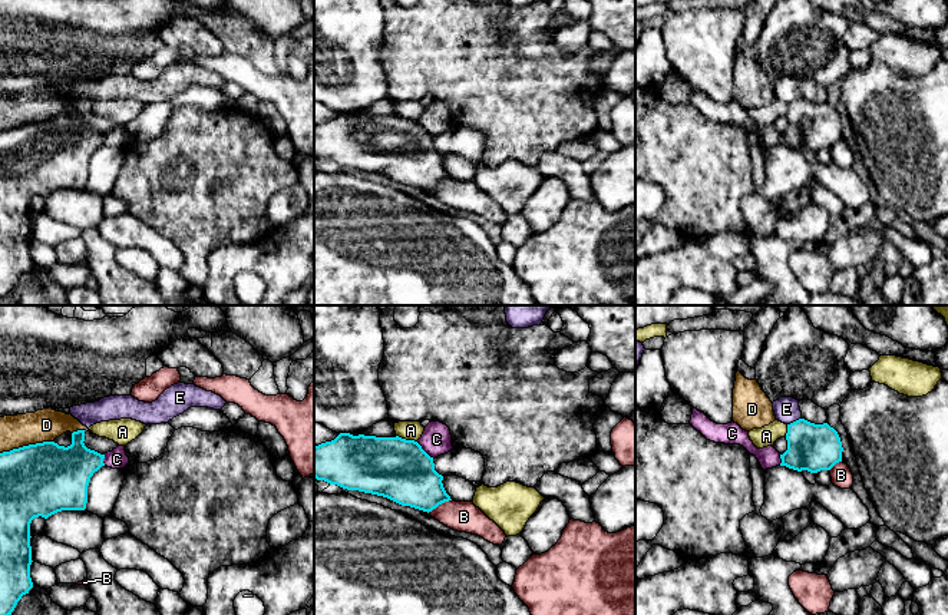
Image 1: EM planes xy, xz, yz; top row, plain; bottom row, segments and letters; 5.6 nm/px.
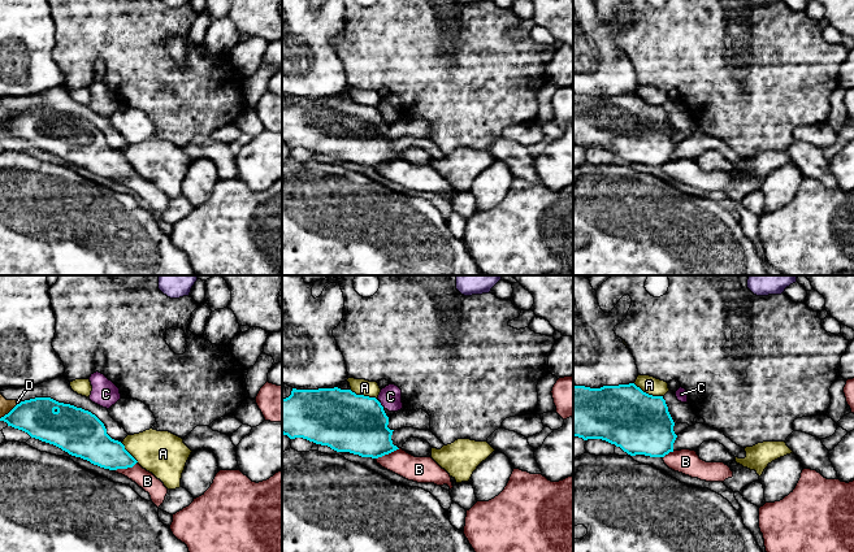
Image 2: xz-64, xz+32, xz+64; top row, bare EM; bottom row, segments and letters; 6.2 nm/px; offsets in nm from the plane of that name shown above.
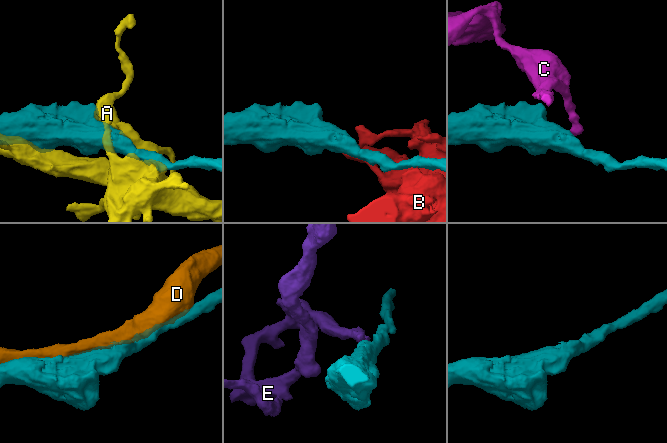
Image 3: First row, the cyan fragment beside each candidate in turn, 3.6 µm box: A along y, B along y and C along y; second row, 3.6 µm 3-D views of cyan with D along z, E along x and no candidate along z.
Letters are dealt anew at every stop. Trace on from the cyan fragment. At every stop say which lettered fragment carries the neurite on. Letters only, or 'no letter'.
E

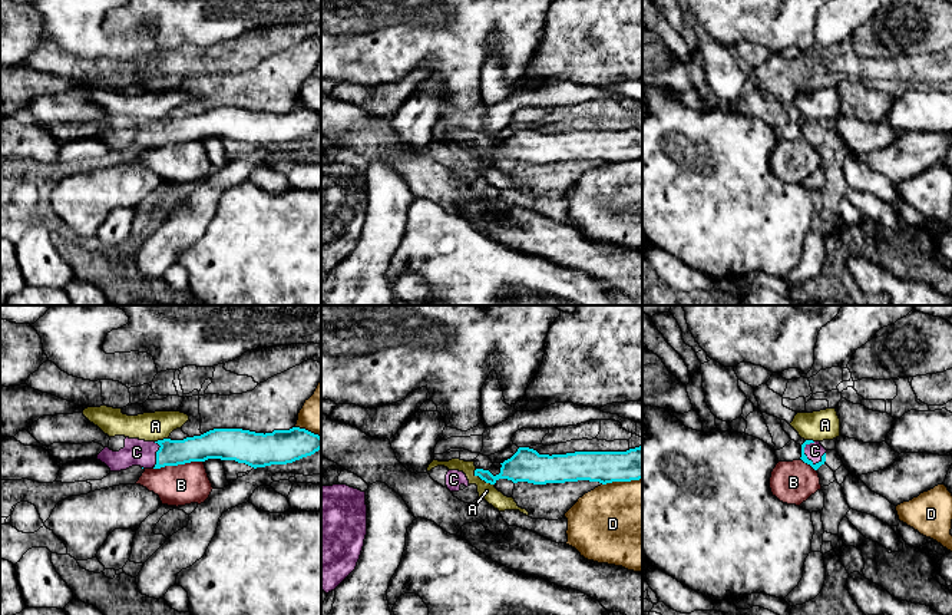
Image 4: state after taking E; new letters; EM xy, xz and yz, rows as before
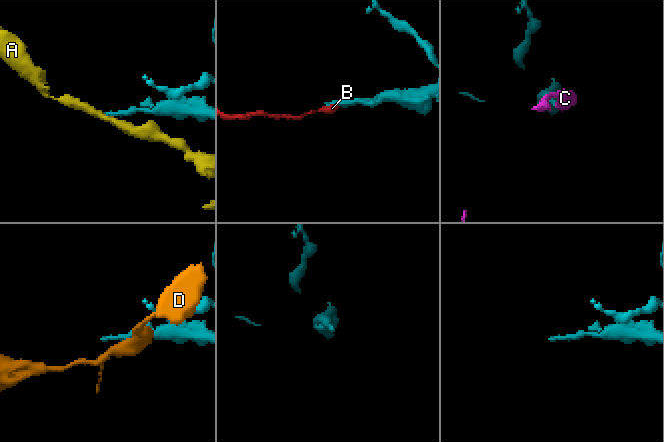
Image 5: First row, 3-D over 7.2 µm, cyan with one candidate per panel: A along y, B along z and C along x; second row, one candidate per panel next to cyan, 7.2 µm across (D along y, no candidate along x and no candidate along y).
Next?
C

